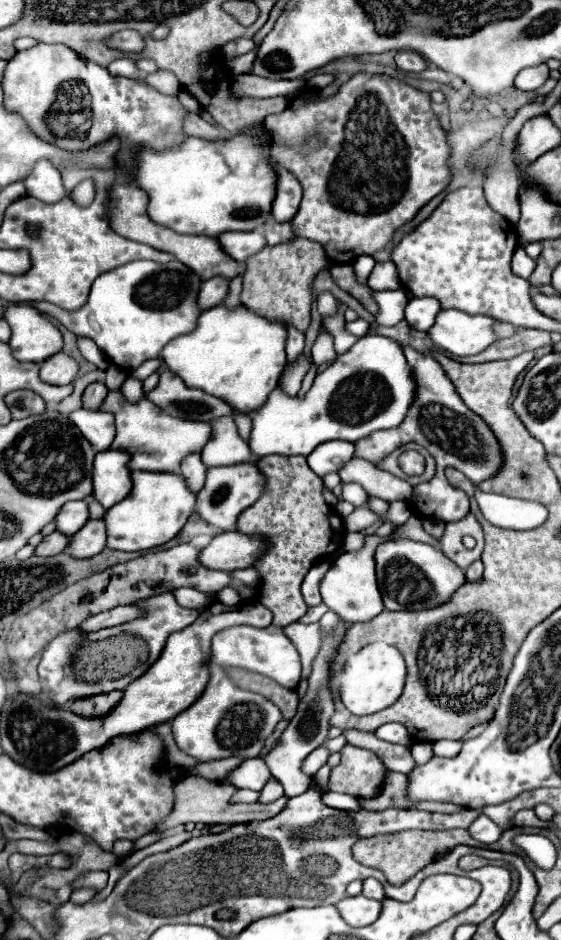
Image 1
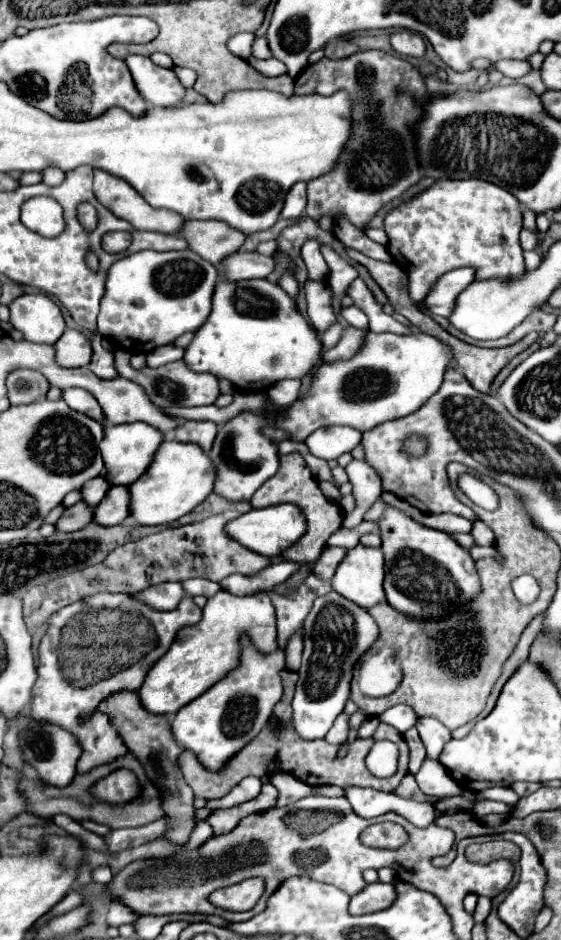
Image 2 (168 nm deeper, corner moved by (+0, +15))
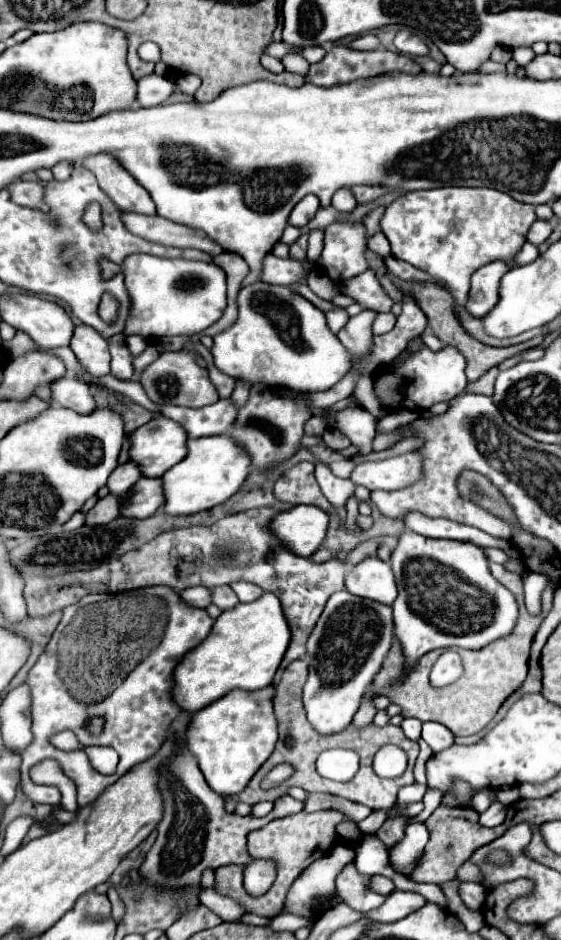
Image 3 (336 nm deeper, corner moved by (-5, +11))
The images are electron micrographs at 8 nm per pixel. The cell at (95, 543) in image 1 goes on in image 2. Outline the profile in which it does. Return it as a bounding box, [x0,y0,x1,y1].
[94,487,128,525]

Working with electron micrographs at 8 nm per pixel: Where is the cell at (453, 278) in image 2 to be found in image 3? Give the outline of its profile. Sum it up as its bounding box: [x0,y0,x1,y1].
[465,261,509,317]

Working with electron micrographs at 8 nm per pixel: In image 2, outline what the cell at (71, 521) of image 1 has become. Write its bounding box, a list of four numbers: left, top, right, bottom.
[80,477,110,507]

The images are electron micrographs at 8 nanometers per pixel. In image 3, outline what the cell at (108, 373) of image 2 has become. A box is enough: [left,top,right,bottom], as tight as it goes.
[107,335,133,379]

